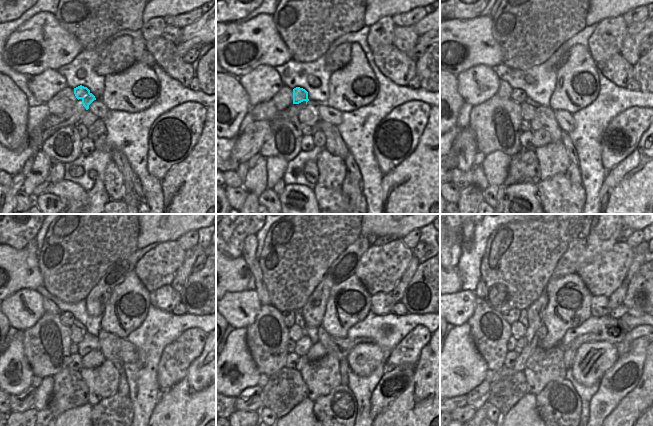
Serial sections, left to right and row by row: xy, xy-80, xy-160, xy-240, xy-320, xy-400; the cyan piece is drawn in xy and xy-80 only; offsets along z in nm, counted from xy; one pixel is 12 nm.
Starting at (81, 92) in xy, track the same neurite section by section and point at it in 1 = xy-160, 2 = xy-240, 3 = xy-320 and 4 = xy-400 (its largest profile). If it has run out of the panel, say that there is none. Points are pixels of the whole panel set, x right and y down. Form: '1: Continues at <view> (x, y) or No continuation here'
1: Continues at xy-160 (519, 96)
2: Continues at xy-240 (67, 318)
3: Continues at xy-320 (288, 316)
4: Continues at xy-400 (511, 316).

